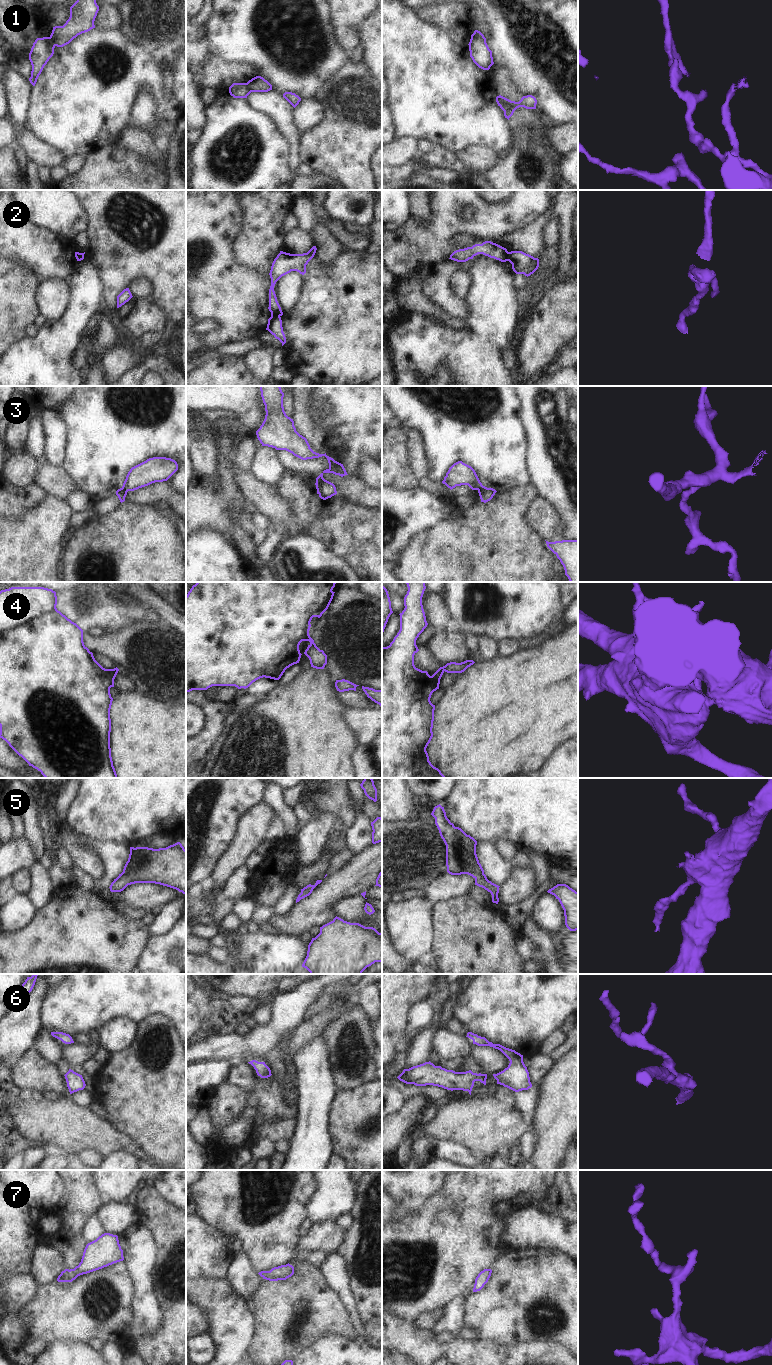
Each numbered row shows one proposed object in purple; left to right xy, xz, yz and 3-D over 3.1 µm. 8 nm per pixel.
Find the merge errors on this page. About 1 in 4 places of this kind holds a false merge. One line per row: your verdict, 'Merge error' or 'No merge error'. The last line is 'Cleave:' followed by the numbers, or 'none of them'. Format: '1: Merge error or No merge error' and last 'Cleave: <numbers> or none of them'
1: Merge error
2: Merge error
3: No merge error
4: Merge error
5: No merge error
6: No merge error
7: No merge error
Cleave: 1, 2, 4

